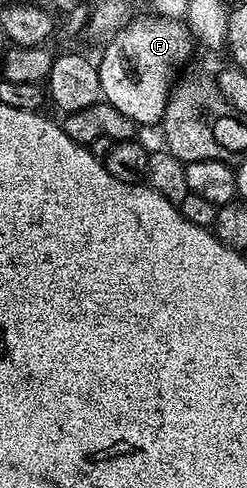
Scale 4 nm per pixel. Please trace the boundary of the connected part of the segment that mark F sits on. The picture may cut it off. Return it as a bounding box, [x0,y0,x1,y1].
[96,17,196,126]

